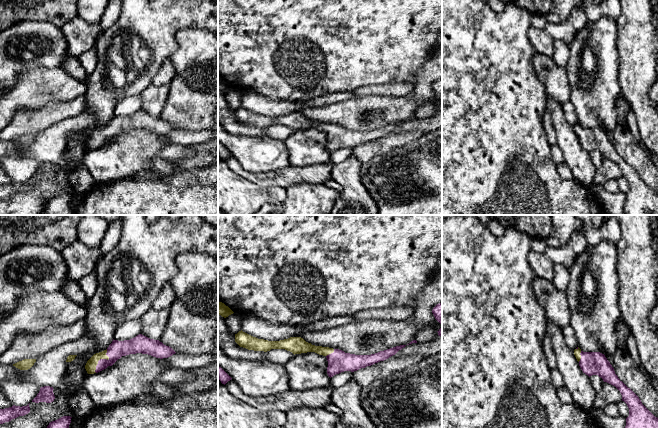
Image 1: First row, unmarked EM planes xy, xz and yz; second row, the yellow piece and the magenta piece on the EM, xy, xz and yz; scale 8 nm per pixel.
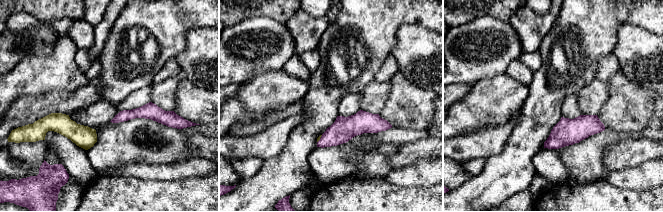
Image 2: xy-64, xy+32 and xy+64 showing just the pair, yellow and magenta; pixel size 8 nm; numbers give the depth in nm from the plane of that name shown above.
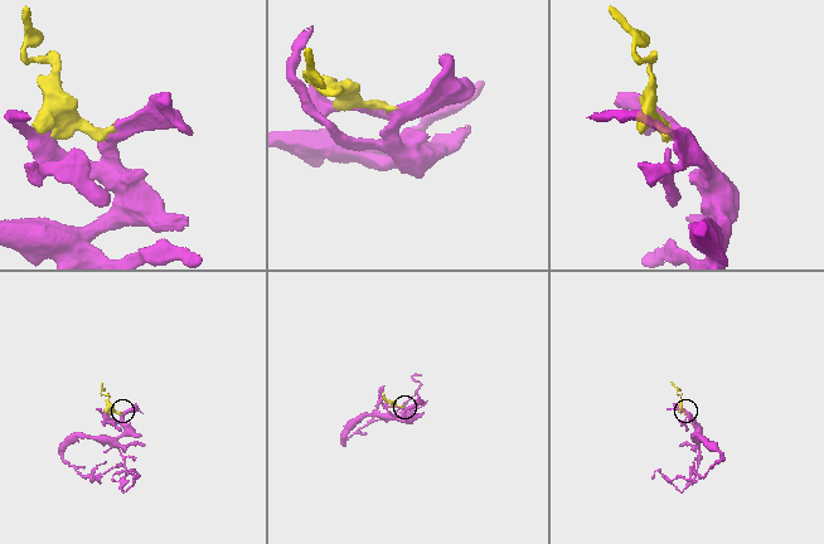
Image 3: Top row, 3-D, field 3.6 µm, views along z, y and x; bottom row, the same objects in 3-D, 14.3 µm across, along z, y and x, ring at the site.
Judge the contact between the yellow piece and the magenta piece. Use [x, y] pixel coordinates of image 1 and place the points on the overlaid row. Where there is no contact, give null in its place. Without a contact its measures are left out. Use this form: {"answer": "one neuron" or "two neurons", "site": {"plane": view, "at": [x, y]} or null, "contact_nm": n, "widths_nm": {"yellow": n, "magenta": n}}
{"answer": "one neuron", "site": {"plane": "xy", "at": [102, 358]}, "contact_nm": 220, "widths_nm": {"yellow": 90, "magenta": 140}}

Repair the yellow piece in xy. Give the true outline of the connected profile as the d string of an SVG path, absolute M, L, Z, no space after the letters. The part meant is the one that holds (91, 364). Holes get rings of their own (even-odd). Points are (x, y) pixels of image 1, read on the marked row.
M142 334L130 340L114 340L109 347L94 354L86 363L85 369L88 374L98 373L108 366L112 366L122 356L129 354L148 354L156 358L168 358L176 352L159 340L150 339Z

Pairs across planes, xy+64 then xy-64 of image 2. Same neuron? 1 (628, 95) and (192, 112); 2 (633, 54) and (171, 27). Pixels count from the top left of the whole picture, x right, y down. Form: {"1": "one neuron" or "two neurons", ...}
{"1": "one neuron", "2": "two neurons"}

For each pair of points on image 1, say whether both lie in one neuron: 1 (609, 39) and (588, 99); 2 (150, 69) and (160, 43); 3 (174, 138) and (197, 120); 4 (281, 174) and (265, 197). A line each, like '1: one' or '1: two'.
1: one
2: one
3: two
4: two

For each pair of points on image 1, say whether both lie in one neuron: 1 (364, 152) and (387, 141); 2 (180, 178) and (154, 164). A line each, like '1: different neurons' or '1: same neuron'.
1: same neuron
2: different neurons

